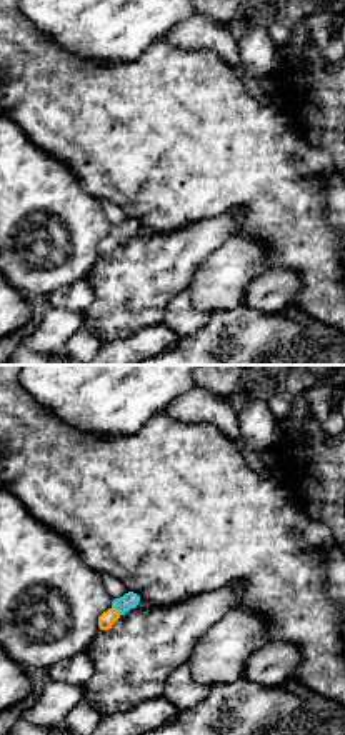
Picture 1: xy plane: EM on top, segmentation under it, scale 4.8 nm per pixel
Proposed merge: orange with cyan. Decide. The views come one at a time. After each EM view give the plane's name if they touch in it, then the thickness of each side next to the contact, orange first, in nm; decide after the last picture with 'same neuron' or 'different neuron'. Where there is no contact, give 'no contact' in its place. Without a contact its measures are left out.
xy | 80/80 nm

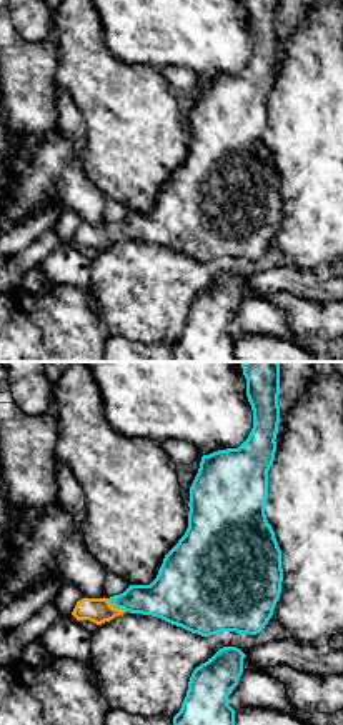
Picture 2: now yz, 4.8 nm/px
yz | 130/190 nm

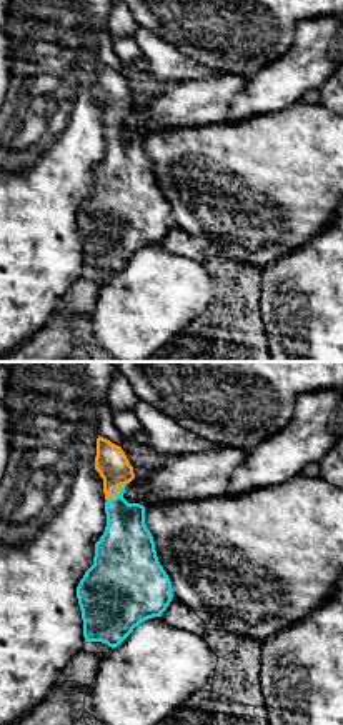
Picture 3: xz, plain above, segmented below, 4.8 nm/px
xz | 160/240 nm

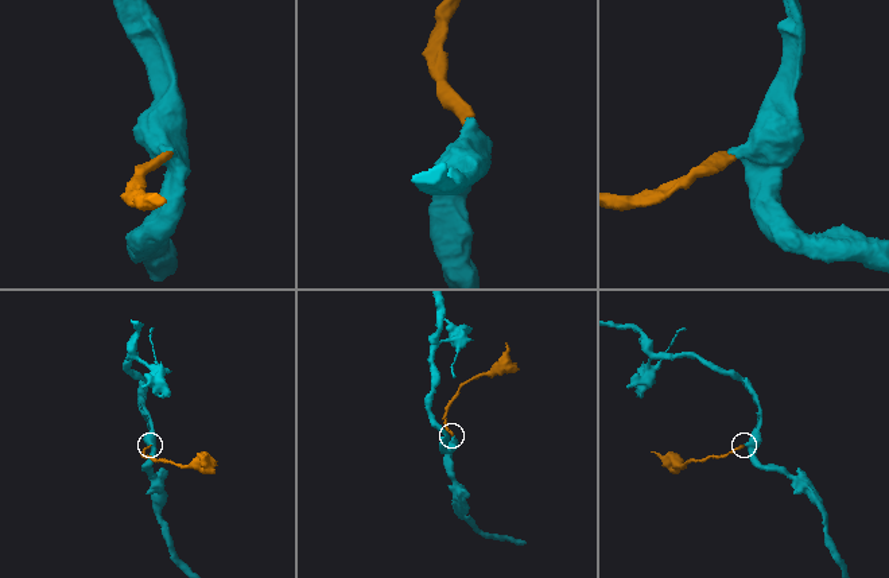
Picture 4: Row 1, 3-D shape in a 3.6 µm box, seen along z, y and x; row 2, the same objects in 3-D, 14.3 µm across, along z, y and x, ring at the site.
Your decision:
same neuron

